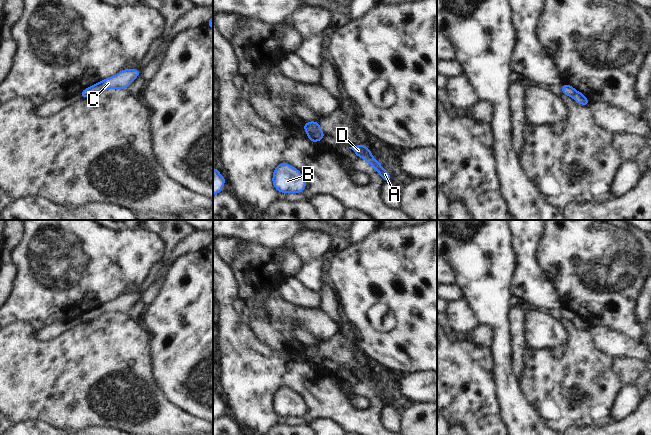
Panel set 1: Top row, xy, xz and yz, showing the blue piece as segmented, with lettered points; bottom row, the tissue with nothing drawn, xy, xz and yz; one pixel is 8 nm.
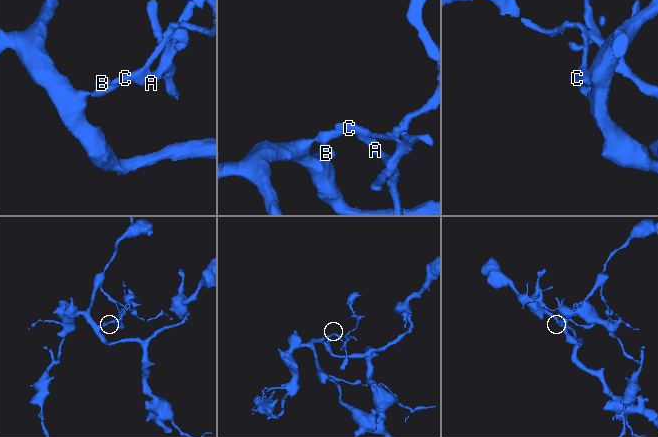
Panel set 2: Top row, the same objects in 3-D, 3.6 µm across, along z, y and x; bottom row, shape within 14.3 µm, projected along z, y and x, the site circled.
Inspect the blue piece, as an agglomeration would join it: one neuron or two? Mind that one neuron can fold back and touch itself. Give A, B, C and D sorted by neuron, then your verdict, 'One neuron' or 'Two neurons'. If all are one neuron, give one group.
Groups: A C D / B. Two neurons

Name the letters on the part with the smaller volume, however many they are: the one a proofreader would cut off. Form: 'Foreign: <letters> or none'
Foreign: A, C, D

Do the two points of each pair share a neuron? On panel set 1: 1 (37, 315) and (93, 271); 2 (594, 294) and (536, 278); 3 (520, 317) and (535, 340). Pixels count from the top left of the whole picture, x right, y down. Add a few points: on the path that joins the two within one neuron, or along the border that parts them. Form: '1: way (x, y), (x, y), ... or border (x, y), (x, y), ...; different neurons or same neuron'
1: way (51, 301), (61, 291), (68, 291), (79, 284); same neuron
2: border (539, 264), (554, 284), (562, 305); different neurons
3: border (525, 312), (525, 336), (528, 347); different neurons

